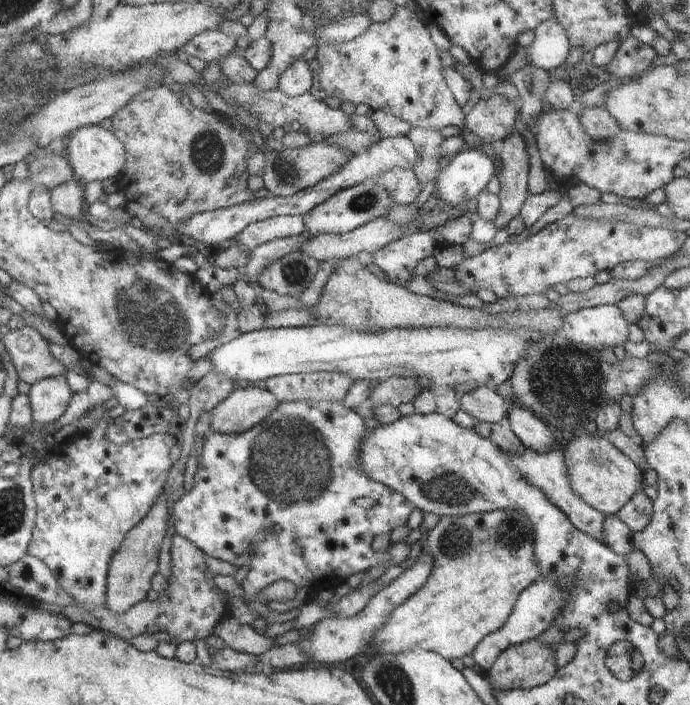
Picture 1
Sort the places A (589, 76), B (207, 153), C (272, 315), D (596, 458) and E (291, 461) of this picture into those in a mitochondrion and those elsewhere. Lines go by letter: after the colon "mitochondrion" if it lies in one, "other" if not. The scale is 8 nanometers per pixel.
A: other
B: mitochondrion
C: other
D: mitochondrion
E: mitochondrion

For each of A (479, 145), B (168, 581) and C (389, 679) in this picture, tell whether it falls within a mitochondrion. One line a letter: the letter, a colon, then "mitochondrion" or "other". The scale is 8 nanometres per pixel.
A: other
B: other
C: mitochondrion

